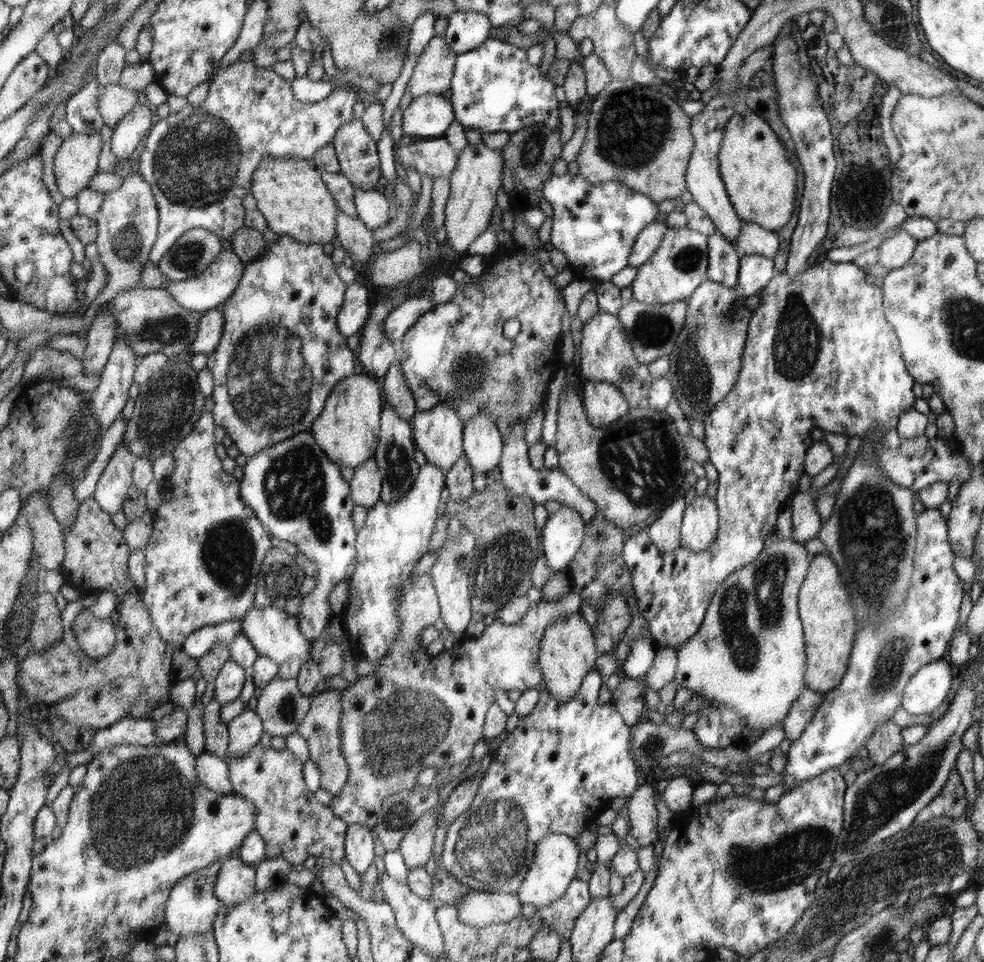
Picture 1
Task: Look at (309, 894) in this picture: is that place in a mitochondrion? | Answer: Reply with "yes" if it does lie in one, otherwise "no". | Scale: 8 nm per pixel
no

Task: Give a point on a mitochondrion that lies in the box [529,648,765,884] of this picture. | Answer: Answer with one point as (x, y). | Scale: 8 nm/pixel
(653, 745)

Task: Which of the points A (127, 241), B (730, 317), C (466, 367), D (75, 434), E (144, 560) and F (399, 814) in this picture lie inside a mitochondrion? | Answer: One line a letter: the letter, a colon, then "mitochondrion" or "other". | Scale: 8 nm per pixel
A: mitochondrion
B: mitochondrion
C: mitochondrion
D: mitochondrion
E: other
F: mitochondrion

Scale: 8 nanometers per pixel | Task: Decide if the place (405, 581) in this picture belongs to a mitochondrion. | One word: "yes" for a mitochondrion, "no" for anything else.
no

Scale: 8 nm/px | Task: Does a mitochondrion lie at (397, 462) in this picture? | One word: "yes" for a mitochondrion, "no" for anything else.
yes

